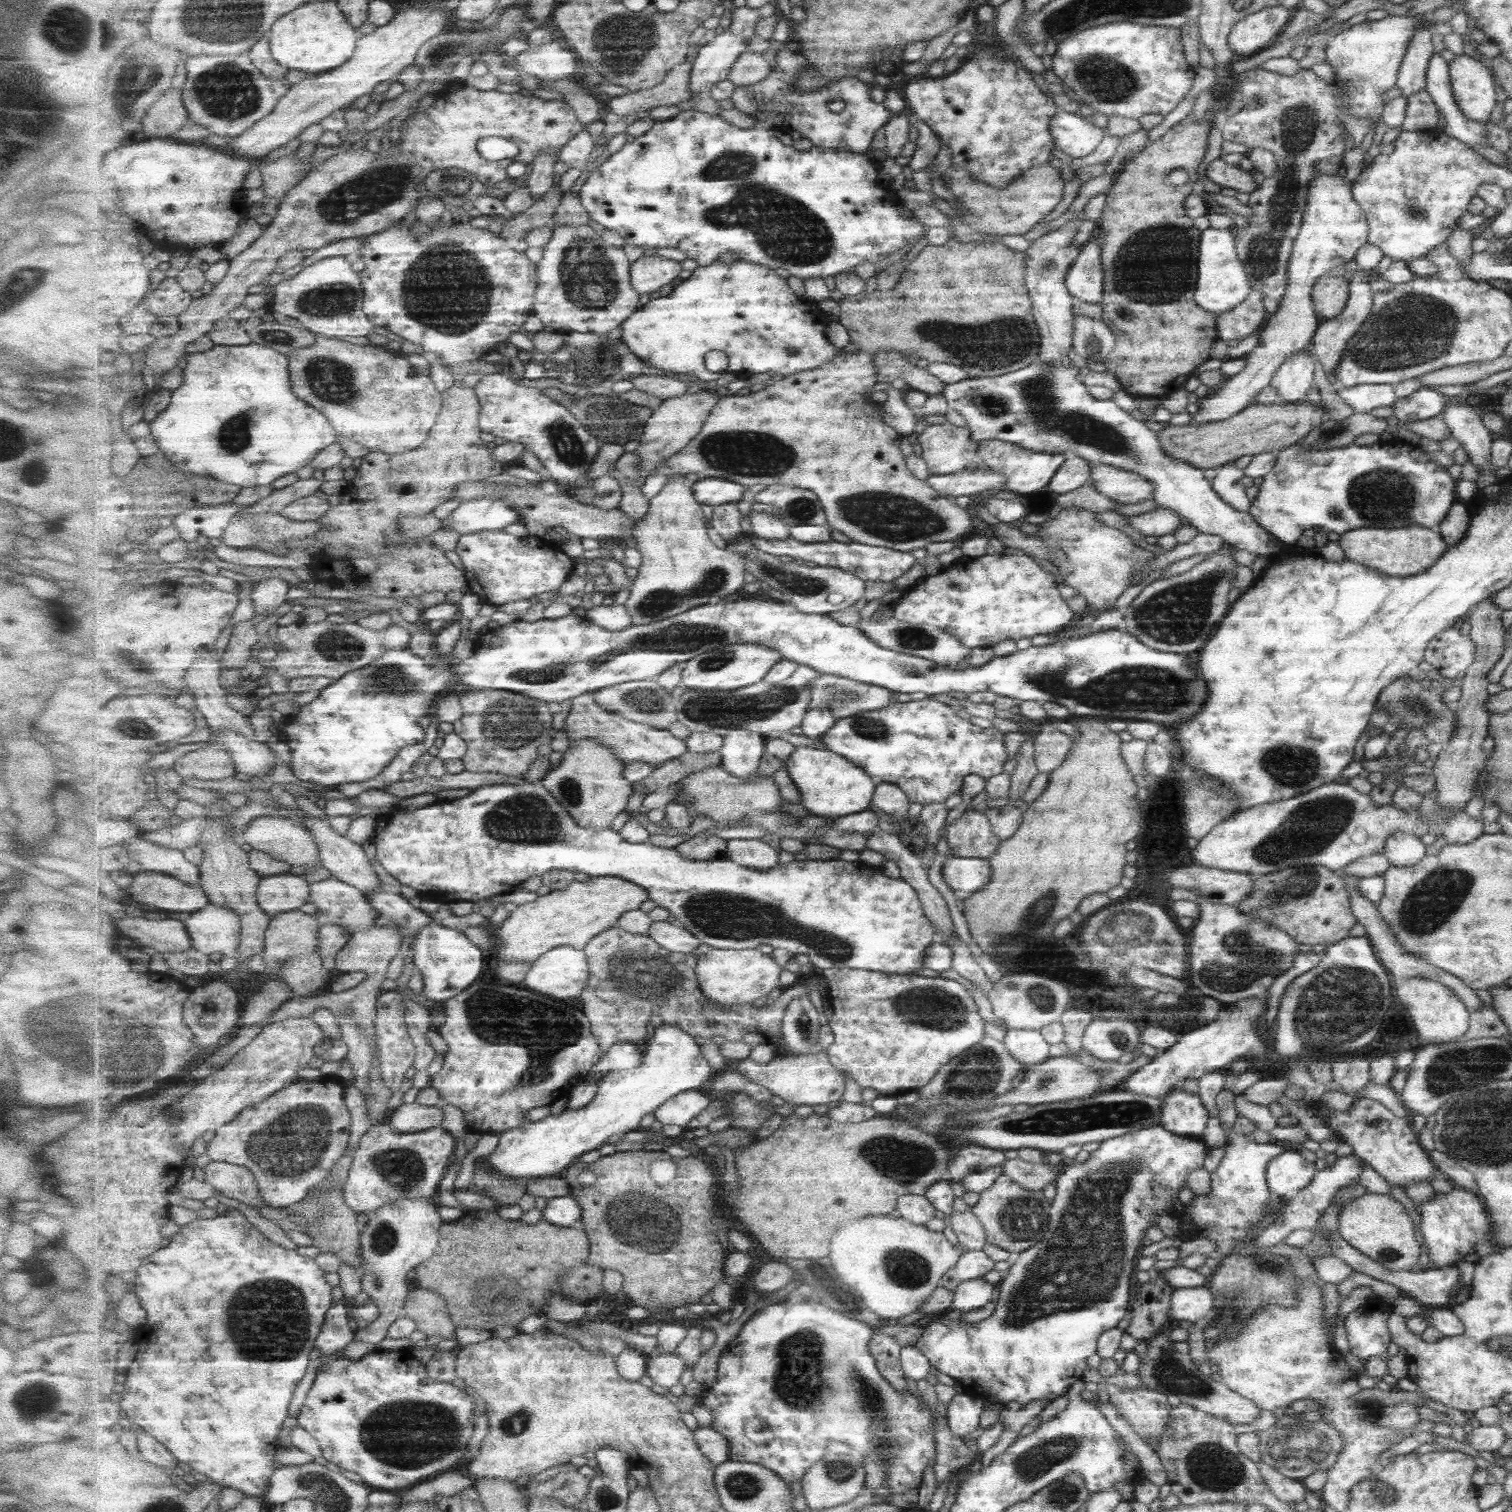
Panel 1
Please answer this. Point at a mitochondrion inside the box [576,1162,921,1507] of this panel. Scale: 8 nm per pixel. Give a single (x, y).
(801, 1381)

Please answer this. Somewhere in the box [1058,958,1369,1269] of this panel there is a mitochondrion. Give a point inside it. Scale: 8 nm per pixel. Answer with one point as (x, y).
(1119, 1036)

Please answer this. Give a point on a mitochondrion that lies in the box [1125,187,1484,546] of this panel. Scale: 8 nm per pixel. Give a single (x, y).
(1414, 329)

